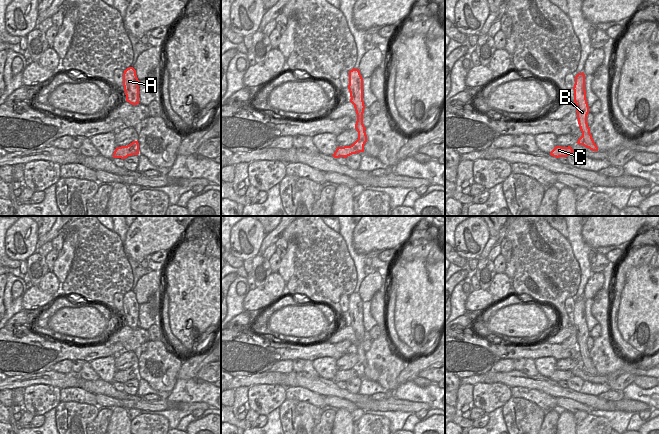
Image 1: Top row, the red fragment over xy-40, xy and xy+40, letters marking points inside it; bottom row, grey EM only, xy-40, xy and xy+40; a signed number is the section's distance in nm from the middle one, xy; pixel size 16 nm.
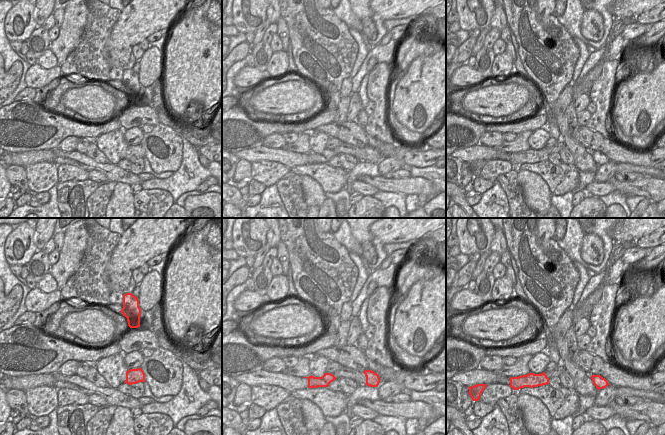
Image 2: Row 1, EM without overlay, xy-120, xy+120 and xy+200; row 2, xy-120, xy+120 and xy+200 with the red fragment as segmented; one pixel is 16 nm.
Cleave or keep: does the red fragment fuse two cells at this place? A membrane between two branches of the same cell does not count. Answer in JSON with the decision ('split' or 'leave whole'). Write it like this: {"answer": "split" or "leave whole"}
{"answer": "split"}

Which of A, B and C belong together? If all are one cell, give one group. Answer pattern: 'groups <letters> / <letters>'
groups A B / C

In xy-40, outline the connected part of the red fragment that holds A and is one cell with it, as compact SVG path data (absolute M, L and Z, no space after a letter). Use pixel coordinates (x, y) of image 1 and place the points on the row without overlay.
M133 291L124 294L123 310L126 325L132 329L139 328L139 304L136 299L136 294Z

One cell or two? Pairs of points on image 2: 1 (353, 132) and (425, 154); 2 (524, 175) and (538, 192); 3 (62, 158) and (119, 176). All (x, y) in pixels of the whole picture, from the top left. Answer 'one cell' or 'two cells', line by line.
1: one cell
2: one cell
3: one cell

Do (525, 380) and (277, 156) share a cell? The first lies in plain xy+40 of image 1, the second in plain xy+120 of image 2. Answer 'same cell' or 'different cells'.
same cell

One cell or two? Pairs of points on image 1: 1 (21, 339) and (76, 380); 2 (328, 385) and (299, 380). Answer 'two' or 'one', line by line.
1: two
2: one

